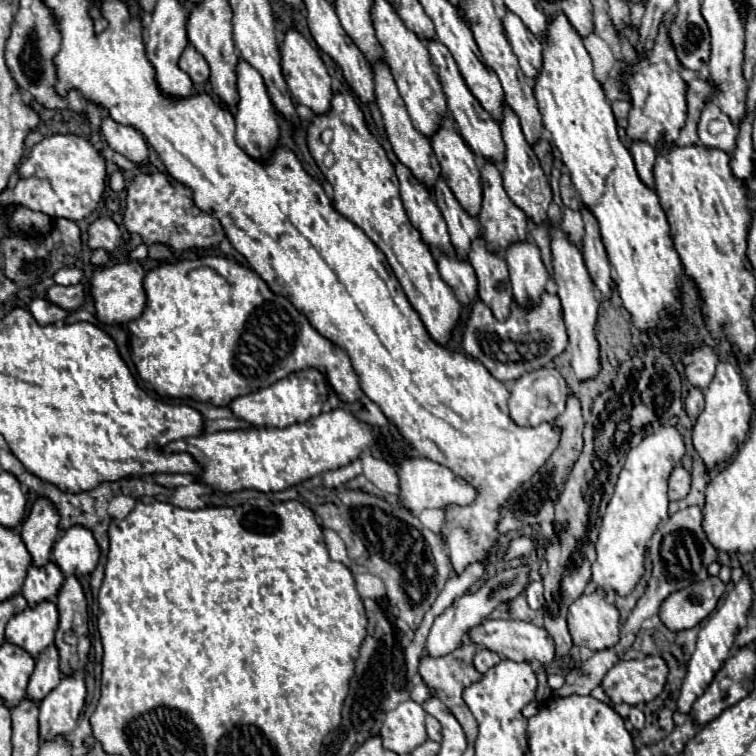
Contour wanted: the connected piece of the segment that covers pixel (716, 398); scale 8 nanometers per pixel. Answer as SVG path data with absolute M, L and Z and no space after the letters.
M720 362L716 366L716 374L710 386L704 390L704 396L706 396L706 406L700 412L696 424L692 426L692 446L698 452L700 460L704 462L706 472L710 472L716 464L726 462L744 442L750 428L752 404L748 394L742 390L740 372L736 370L734 364L726 364L726 362Z

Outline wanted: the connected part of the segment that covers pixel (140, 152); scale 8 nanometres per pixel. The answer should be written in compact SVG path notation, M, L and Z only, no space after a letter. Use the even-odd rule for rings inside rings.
M110 116L102 118L100 130L112 150L120 152L122 156L126 156L136 164L148 166L148 146L138 130L134 130L132 126L122 126L114 122Z

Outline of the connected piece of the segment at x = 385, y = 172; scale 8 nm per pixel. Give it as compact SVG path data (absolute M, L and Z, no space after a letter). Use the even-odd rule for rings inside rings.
M350 92L334 94L330 114L314 116L314 122L308 128L308 146L312 158L334 188L336 210L358 228L362 228L364 234L384 252L394 276L404 288L414 310L420 314L428 334L434 342L446 346L452 330L460 320L462 306L456 300L452 288L440 278L436 260L432 258L428 246L422 242L418 230L410 224L400 200L394 166L390 164L384 148L378 144L374 134L368 130L364 114ZM326 152L332 152L334 156L334 164L328 168L324 166Z

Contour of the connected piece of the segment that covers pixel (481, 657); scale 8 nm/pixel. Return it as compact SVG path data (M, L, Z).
M482 646L476 650L476 656L474 656L474 668L476 668L480 674L484 674L488 668L492 668L492 666L498 664L498 662L500 662L498 654L494 654L494 652L490 652L490 650L482 648Z

